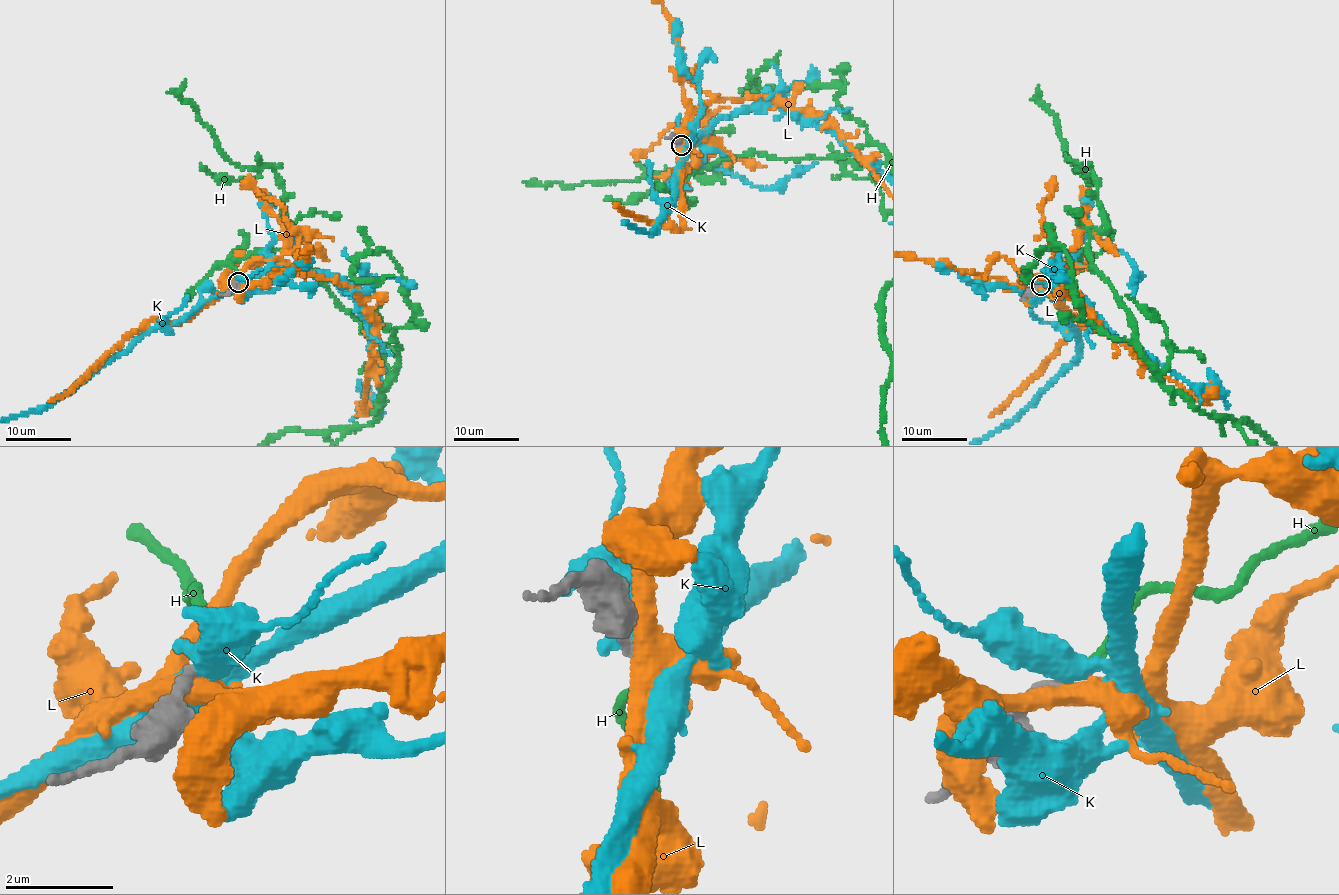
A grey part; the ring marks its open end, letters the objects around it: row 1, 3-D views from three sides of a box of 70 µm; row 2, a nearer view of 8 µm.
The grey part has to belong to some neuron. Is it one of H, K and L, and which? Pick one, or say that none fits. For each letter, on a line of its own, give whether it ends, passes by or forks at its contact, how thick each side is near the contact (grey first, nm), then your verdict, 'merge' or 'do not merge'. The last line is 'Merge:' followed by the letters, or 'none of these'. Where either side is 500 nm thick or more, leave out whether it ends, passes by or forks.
H: it ends | 180/170 nm | merge
K: it passes by | 200/440 nm | do not merge
L: it forks | 200/360 nm | do not merge
Merge: H

